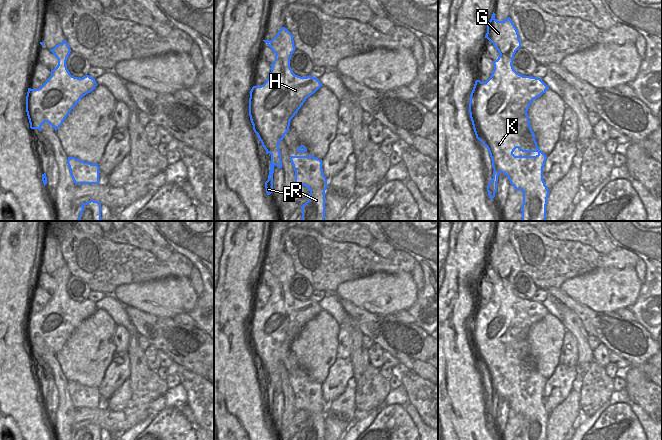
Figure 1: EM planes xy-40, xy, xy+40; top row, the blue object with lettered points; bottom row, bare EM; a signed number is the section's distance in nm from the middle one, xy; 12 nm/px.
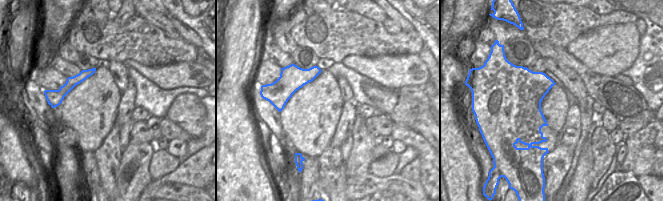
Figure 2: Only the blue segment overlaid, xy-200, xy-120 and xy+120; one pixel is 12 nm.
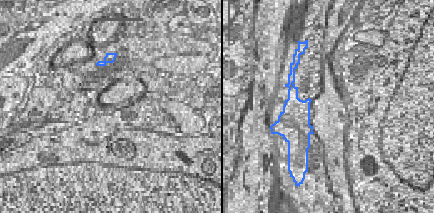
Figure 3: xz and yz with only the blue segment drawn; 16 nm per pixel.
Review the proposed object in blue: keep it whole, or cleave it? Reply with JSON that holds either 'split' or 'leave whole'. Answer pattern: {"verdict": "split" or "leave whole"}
{"verdict": "leave whole"}

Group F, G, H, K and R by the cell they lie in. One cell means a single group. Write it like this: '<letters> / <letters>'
F G H K R

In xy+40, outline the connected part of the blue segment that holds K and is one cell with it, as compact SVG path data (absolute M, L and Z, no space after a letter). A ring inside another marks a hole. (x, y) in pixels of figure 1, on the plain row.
M493 236L487 249L487 257L485 262L493 267L499 276L497 284L493 285L494 294L490 302L486 306L476 304L470 319L469 337L472 345L476 362L487 371L491 384L493 402L487 410L487 416L490 423L495 421L497 415L498 400L500 397L505 398L510 408L516 413L523 416L523 428L521 431L522 440L546 440L547 422L549 414L543 404L543 391L547 380L538 372L535 364L535 358L531 353L527 335L531 326L545 317L549 311L540 302L532 300L523 300L517 297L513 292L513 282L516 275L521 271L518 255L510 241L504 245L497 245ZM518 372L522 376L537 376L536 380L515 380L514 374Z

